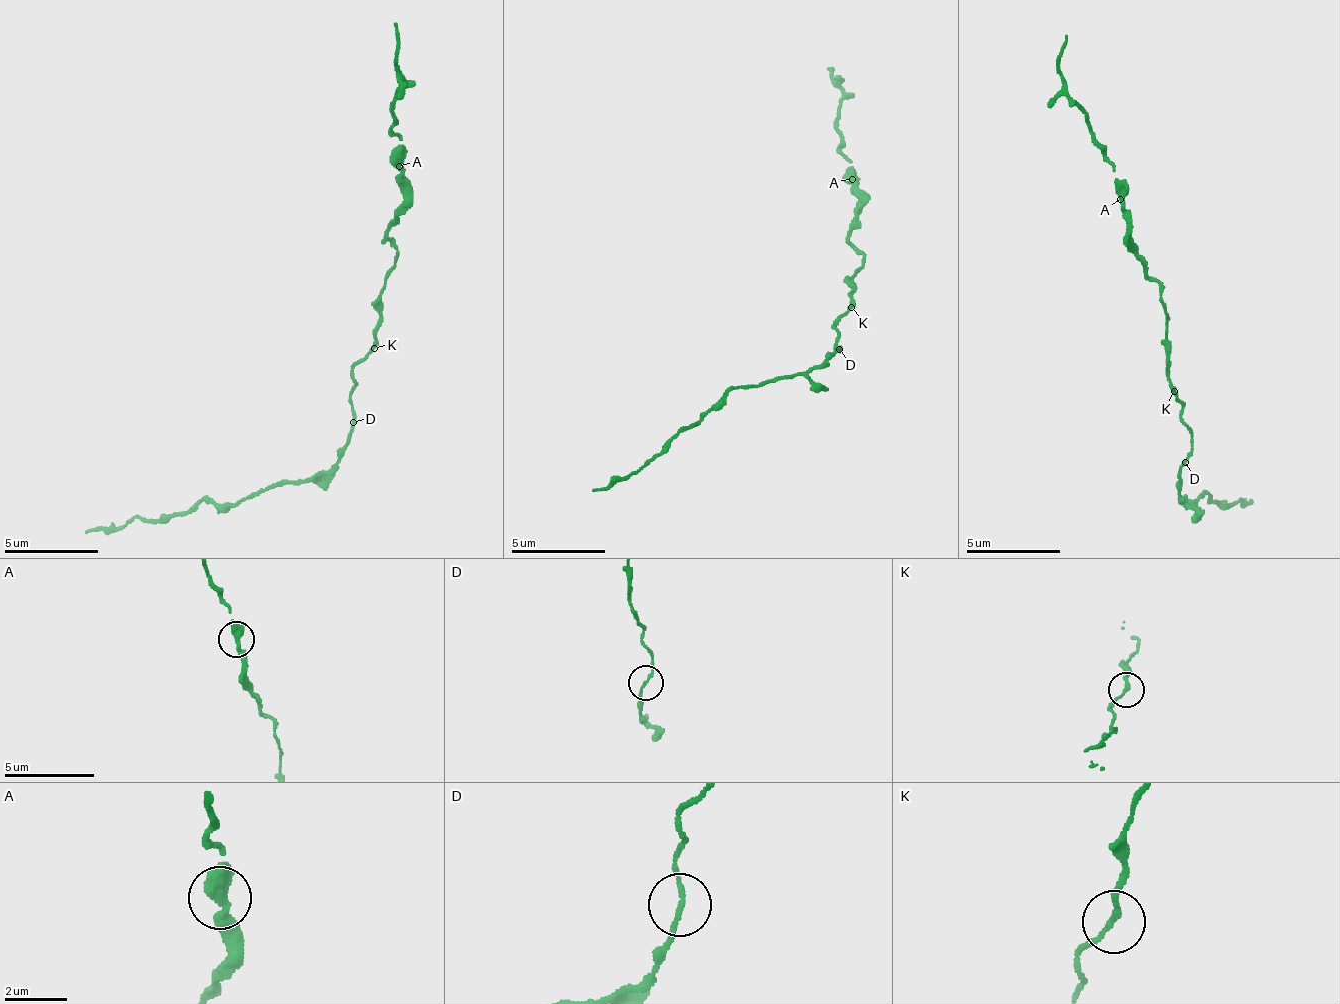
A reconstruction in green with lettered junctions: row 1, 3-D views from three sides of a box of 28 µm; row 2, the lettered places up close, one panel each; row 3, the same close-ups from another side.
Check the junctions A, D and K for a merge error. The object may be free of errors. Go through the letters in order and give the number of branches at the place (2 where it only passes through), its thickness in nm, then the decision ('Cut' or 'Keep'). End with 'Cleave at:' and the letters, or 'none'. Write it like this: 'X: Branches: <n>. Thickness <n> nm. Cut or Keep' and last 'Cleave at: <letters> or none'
A: Branches: 1. Thickness 600 nm. Keep
D: Branches: 2. Thickness 130 nm. Keep
K: Branches: 2. Thickness 150 nm. Keep
Cleave at: none

